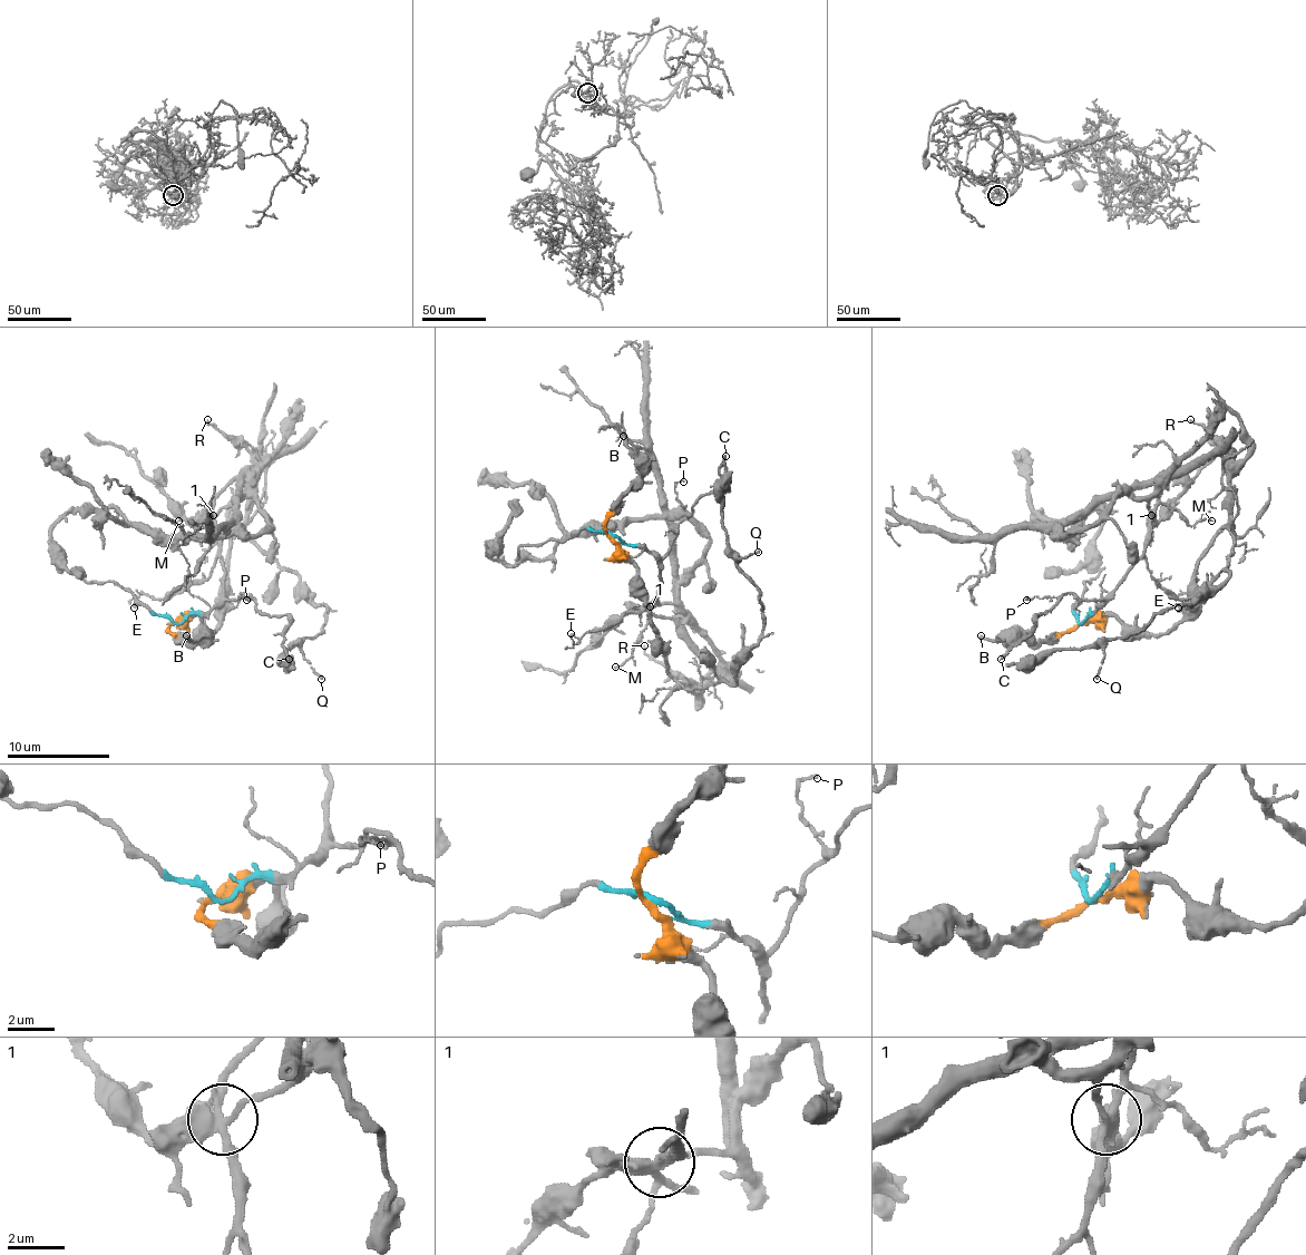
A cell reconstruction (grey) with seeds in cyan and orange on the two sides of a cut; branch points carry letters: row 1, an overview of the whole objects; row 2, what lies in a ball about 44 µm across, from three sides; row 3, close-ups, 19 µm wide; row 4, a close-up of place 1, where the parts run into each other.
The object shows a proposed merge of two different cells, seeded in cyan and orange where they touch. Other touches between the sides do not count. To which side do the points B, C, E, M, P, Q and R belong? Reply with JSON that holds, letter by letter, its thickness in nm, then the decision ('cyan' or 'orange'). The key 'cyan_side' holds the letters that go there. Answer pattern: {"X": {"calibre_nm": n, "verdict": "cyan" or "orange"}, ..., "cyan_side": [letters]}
{"B": {"calibre_nm": 240, "verdict": "orange"}, "C": {"calibre_nm": 220, "verdict": "cyan"}, "E": {"calibre_nm": 120, "verdict": "cyan"}, "M": {"calibre_nm": 140, "verdict": "cyan"}, "P": {"calibre_nm": 90, "verdict": "cyan"}, "Q": {"calibre_nm": 170, "verdict": "orange"}, "R": {"calibre_nm": 130, "verdict": "orange"}, "cyan_side": ["C", "E", "M", "P"]}

